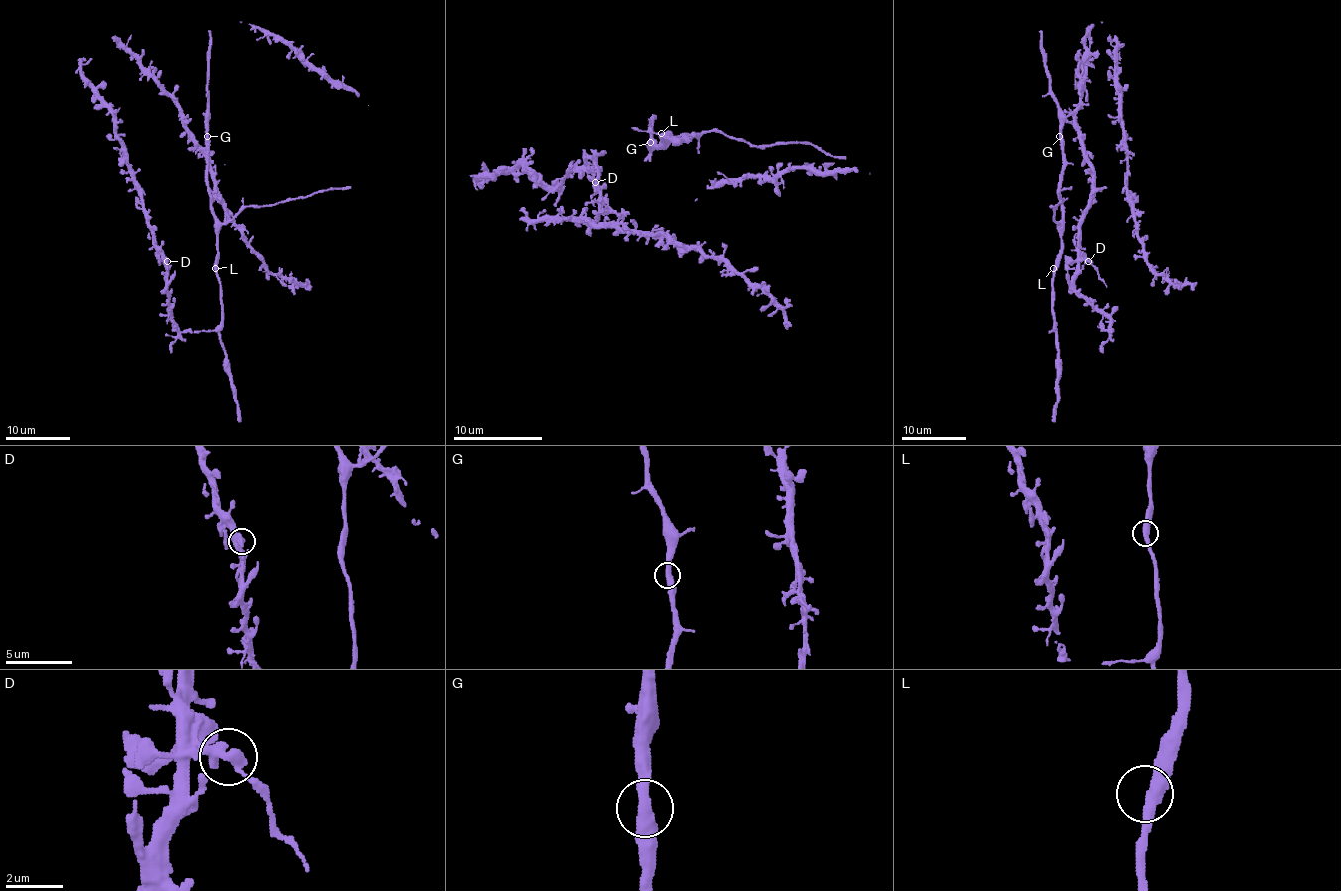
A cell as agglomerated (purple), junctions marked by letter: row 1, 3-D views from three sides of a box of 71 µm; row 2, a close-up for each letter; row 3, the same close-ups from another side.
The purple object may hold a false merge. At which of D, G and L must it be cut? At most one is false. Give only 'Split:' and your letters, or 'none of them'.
Split: D

